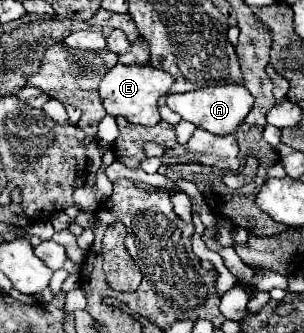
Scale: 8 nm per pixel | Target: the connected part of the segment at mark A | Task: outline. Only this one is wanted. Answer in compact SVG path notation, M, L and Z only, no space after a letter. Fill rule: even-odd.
M215 85L199 91L189 91L183 95L167 95L165 103L169 109L181 115L181 119L193 123L199 129L205 129L213 135L229 135L245 121L247 113L253 107L253 95L245 89L245 85Z

